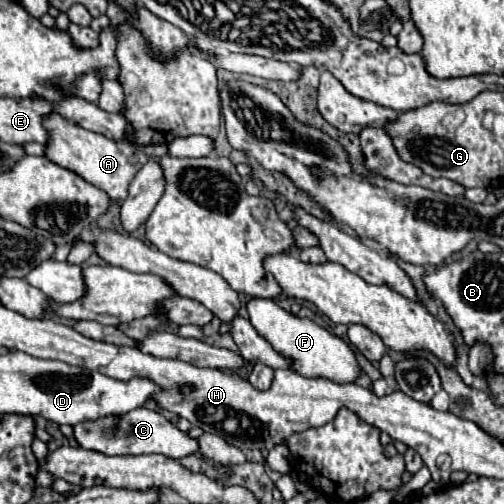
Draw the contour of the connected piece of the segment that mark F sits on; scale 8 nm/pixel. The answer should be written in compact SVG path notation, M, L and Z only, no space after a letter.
M250 298L246 302L250 324L254 330L270 342L270 346L290 360L290 370L306 378L324 378L334 384L350 384L362 374L356 360L356 352L336 334L312 322L310 318L300 318L292 312L280 308L272 298Z

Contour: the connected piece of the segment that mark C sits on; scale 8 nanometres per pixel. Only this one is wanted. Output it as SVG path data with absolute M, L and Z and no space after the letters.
M136 408L132 412L120 414L120 416L104 416L92 422L80 422L74 426L74 438L78 444L86 450L96 450L110 456L122 456L122 454L164 454L170 458L184 458L198 450L198 442L194 438L188 438L188 434L180 432L172 422L168 422L160 412L148 410L148 408Z

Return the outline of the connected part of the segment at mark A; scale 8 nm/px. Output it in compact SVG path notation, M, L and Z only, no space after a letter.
M46 114L42 118L42 124L48 132L46 142L46 158L66 170L72 170L74 174L82 176L92 186L104 190L114 200L124 200L126 190L134 178L134 174L148 162L148 154L134 144L122 142L122 140L110 140L102 134L90 132L86 128L80 128L78 124L62 118L60 114Z

